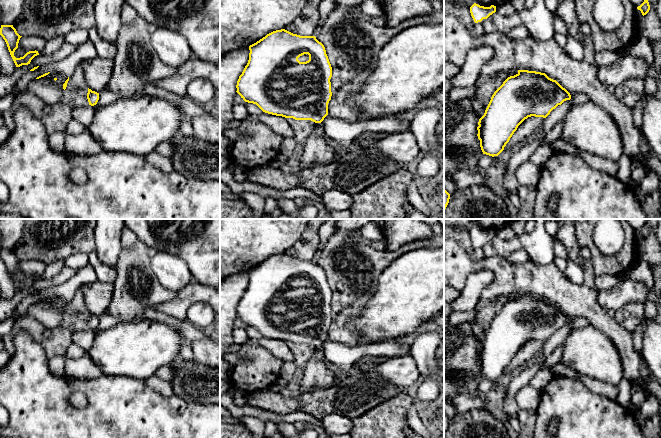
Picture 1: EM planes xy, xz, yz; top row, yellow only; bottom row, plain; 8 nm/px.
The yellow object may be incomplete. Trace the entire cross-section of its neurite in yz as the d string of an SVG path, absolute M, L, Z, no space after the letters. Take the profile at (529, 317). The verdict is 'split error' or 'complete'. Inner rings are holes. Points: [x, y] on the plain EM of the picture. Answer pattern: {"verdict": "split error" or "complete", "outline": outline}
{"verdict": "split error", "outline": "M518 294L516 299L508 301L494 316L484 339L479 343L477 360L483 378L492 381L498 380L525 343L531 340L546 342L553 333L566 324L569 324L571 329L580 329L591 325L587 319L582 317L571 319L556 304L549 302L545 297Z"}

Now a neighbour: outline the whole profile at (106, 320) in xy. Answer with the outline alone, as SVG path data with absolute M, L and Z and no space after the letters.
M104 312L99 316L99 324L95 329L95 333L110 328L121 322L117 317L111 316L107 312Z

